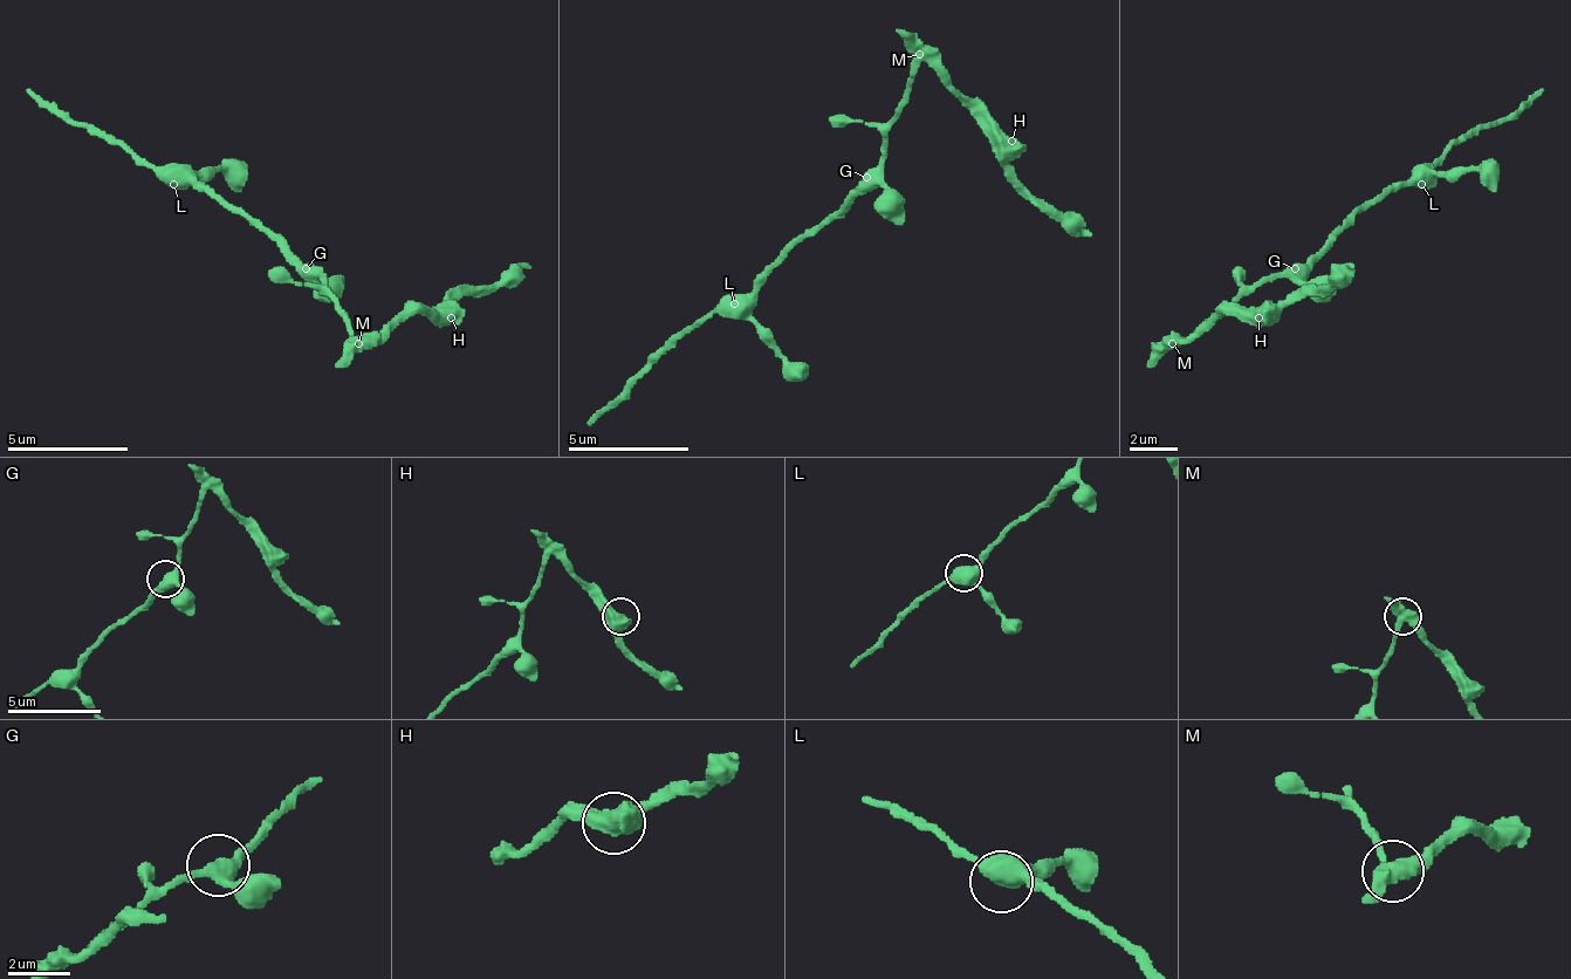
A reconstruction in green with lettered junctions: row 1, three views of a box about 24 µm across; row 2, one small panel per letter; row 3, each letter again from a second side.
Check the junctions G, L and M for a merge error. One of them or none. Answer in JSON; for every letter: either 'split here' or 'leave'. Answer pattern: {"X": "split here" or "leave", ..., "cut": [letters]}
{"G": "leave", "L": "leave", "M": "split here", "cut": ["M"]}

